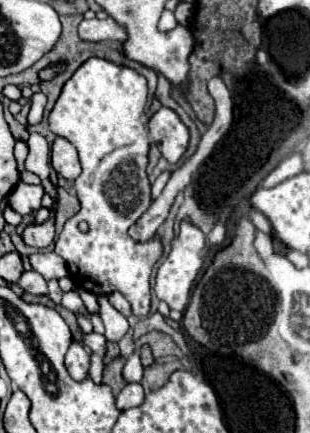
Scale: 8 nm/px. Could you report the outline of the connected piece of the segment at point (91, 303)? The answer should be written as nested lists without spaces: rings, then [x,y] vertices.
[[[74,286],[74,290],[78,290],[78,294],[80,294],[80,298],[84,300],[84,304],[86,304],[86,308],[88,308],[88,312],[98,314],[98,298],[96,298],[92,292],[86,292],[86,290],[78,288],[78,286]]]

